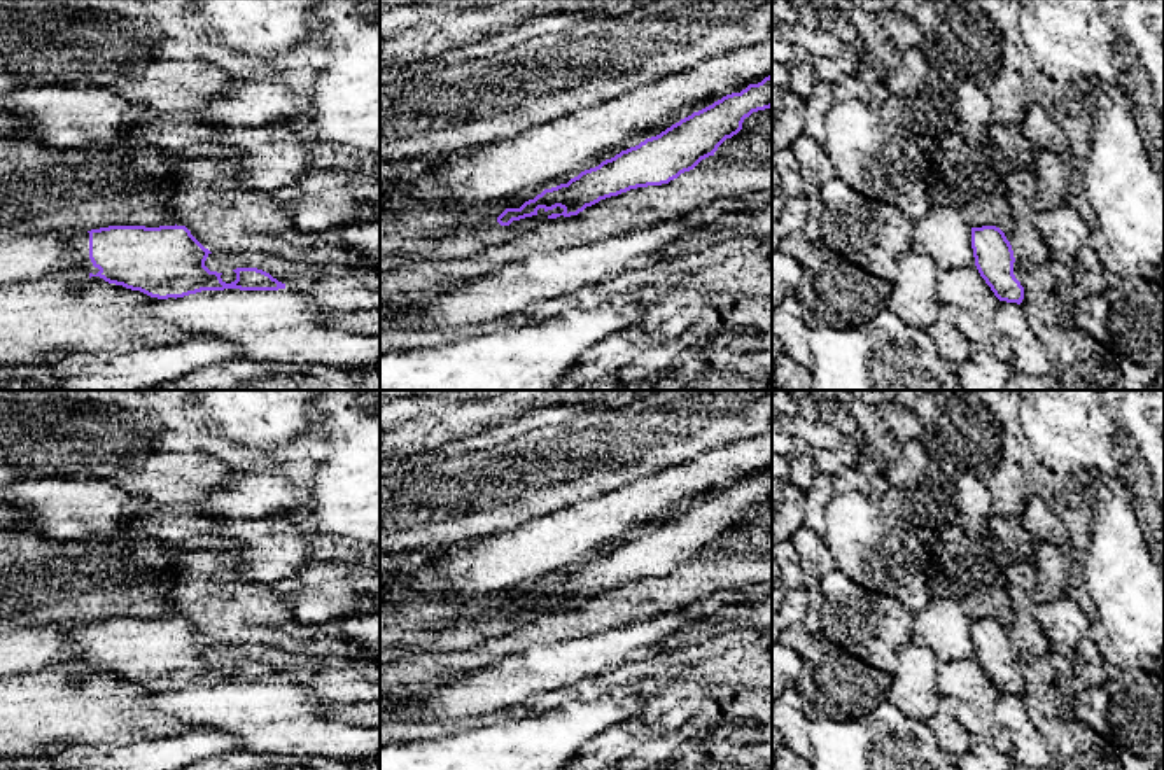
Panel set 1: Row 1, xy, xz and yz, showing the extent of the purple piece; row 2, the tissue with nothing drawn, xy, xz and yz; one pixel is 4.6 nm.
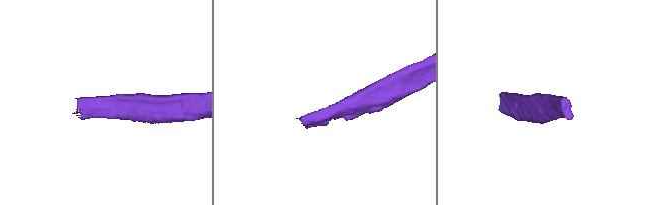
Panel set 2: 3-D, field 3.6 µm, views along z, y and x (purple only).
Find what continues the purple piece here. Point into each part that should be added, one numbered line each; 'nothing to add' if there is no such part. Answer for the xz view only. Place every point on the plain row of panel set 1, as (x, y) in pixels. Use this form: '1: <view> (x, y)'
nothing to add

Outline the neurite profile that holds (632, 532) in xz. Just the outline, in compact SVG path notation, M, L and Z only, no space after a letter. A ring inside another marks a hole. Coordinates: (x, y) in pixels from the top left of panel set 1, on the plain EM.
M681 504L677 506L669 516L665 516L663 520L655 520L655 522L648 522L648 523L642 523L642 525L637 525L637 527L632 527L625 532L625 536L621 537L620 544L621 542L627 542L630 539L635 539L639 537L641 534L644 534L646 530L651 530L651 528L656 528L660 527L662 523L665 523L667 520L670 520L672 516L679 514L681 511L691 508L693 504Z

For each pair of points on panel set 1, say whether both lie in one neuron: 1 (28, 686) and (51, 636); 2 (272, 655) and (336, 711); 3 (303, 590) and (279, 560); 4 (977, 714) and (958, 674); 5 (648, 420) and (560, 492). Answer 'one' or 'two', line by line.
1: two
2: two
3: two
4: one
5: one

